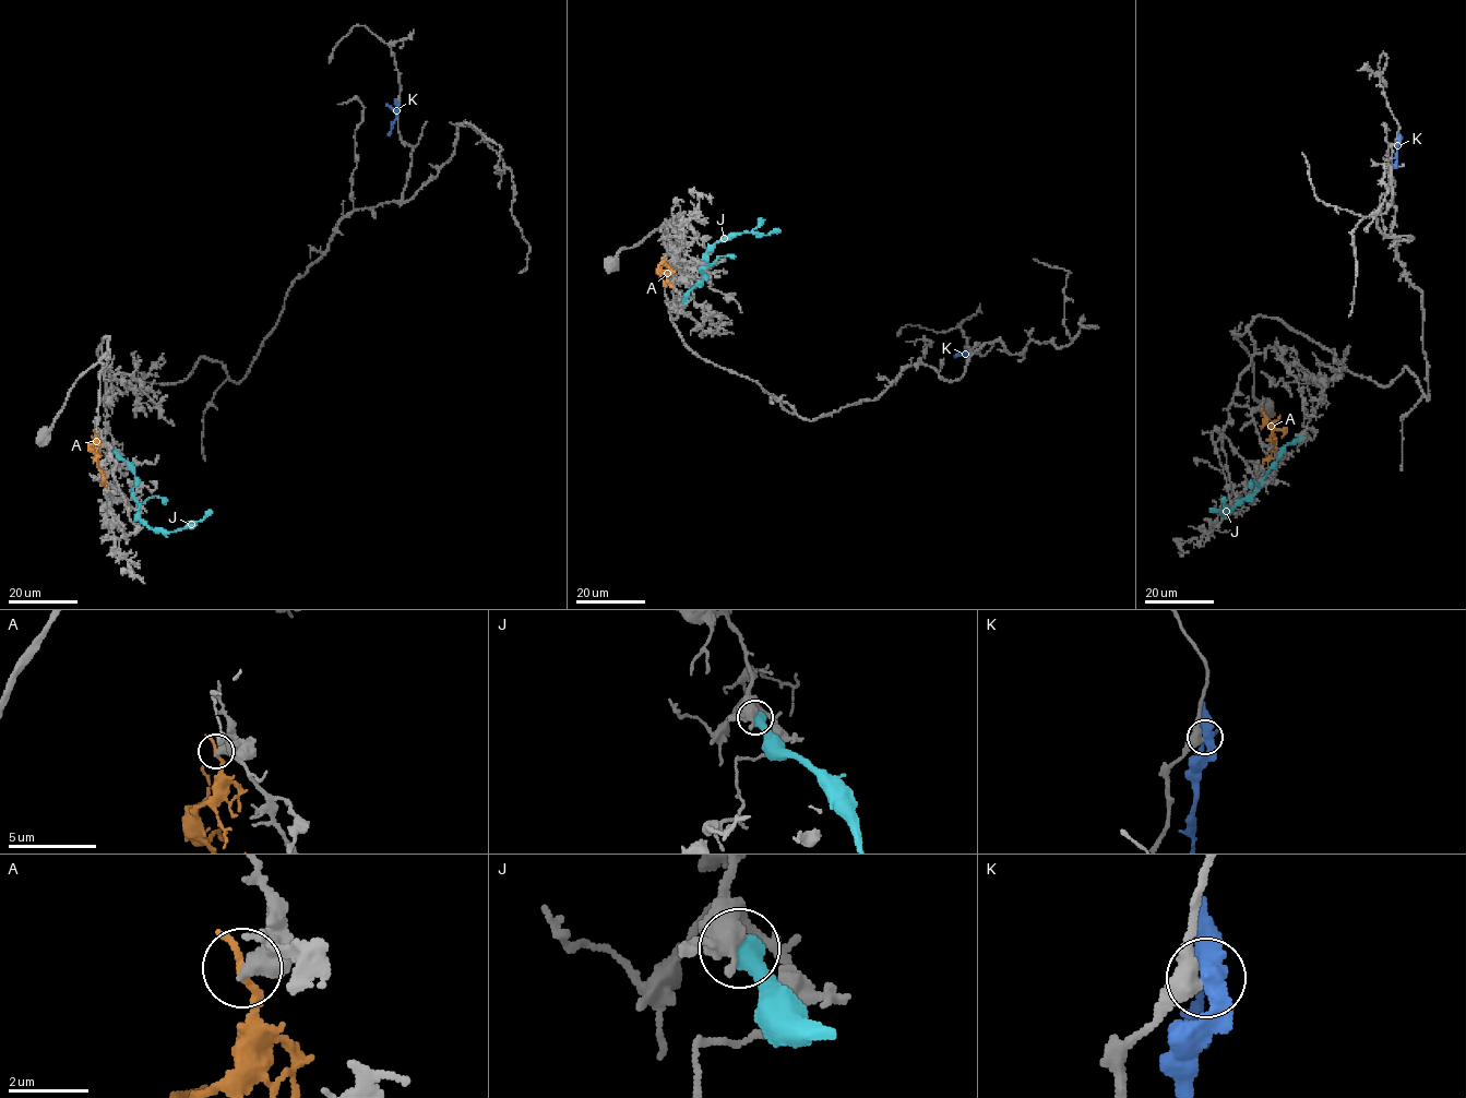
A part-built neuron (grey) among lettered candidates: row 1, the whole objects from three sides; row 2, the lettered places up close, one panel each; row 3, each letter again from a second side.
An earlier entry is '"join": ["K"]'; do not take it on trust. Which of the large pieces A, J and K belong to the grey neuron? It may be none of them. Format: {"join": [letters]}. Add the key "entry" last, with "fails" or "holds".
{"join": [], "entry": "fails"}

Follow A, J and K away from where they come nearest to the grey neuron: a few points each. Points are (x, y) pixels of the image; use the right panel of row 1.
A: (1262, 410), (1273, 434), (1275, 449), (1266, 467)
J: (1300, 436), (1289, 442), (1252, 494), (1223, 513), (1226, 506), (1224, 498)
K: (1399, 139), (1396, 168)

